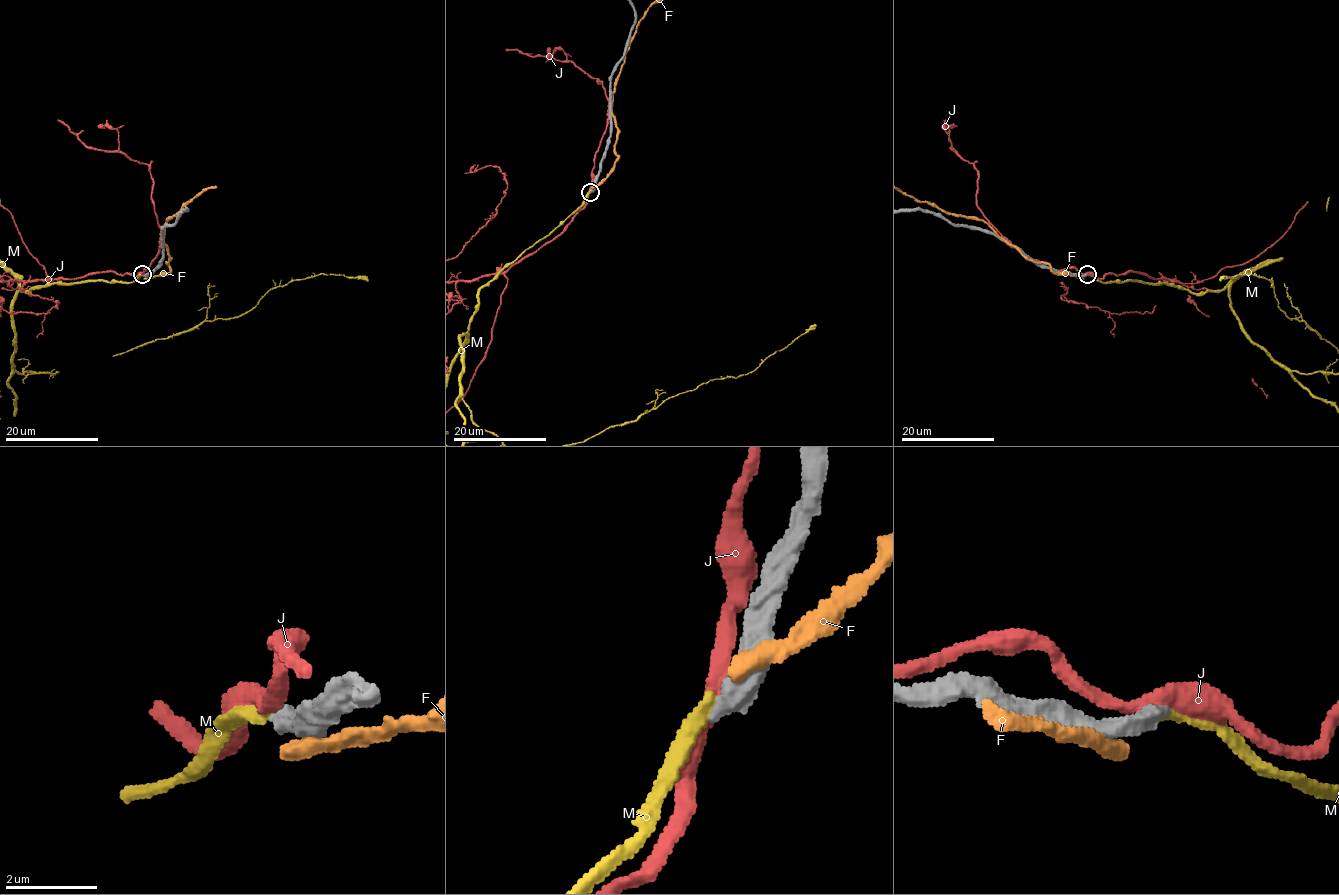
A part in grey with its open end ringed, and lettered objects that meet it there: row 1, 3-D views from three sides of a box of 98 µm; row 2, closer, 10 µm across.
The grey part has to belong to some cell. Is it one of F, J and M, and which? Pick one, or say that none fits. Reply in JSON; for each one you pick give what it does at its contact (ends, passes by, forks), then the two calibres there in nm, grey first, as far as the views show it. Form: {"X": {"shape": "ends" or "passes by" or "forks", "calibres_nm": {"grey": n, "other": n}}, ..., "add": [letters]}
{"add": []}

